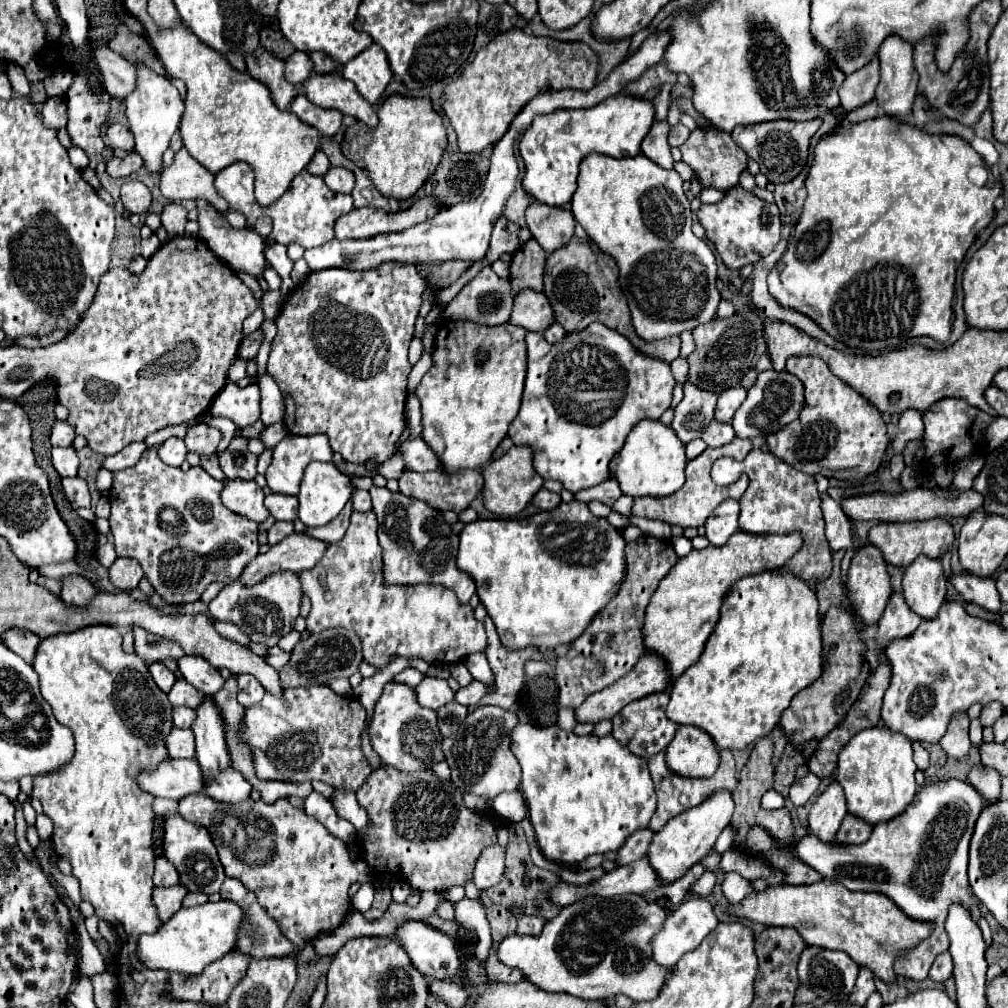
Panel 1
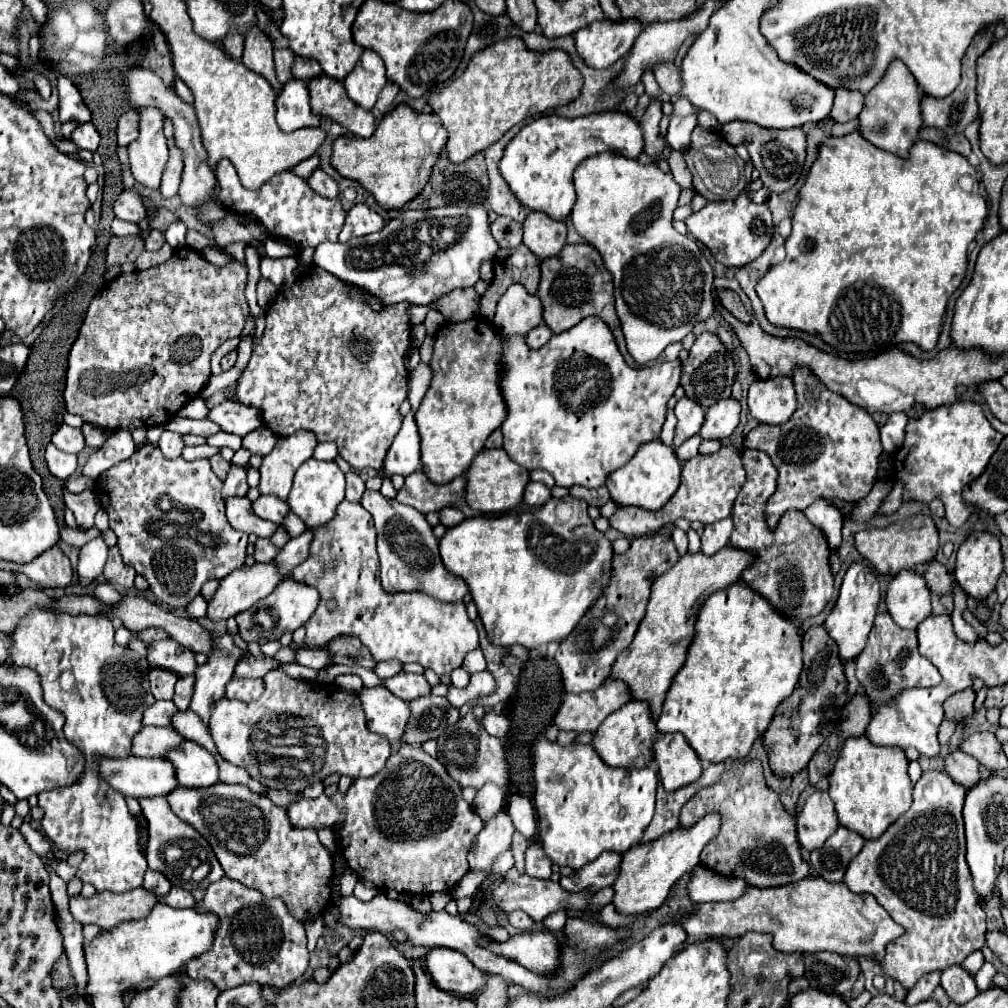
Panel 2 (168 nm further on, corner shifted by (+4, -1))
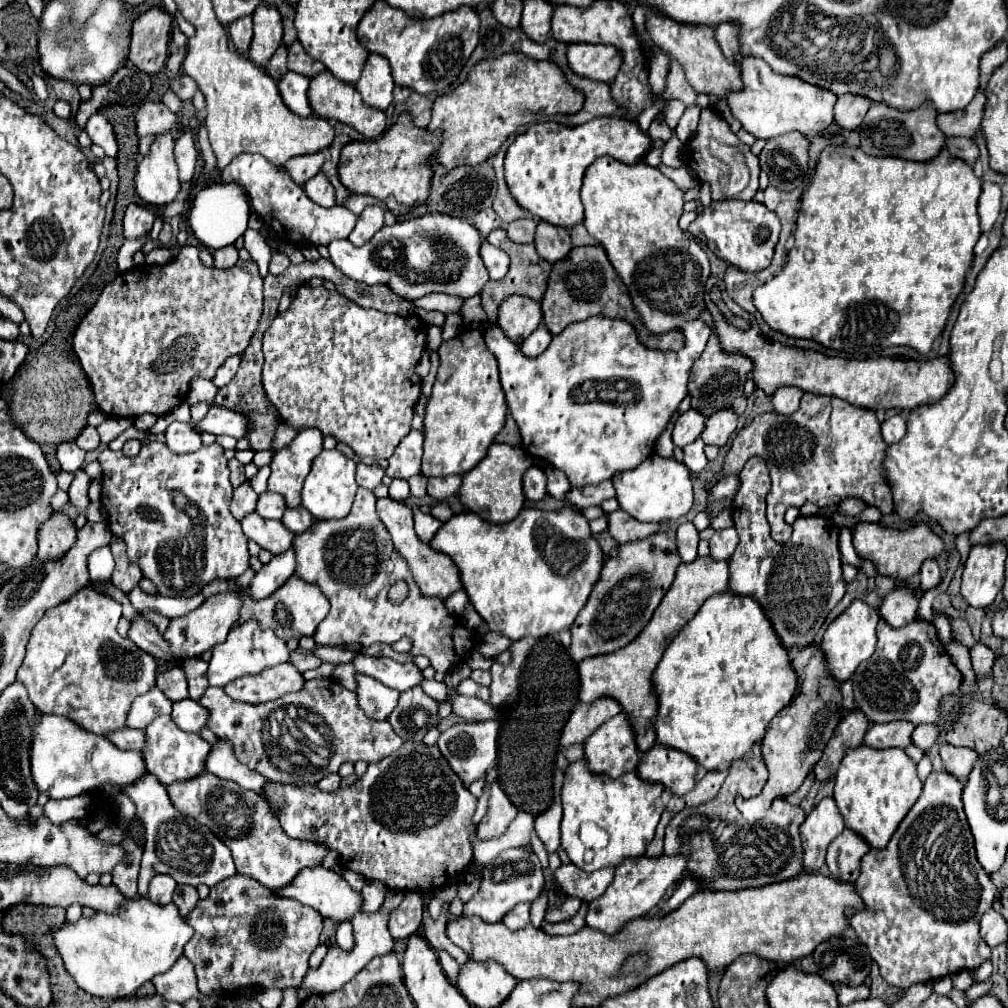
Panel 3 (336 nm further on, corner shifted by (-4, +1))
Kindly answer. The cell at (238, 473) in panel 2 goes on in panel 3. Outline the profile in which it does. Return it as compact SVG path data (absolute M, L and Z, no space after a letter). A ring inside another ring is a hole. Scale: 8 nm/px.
M248 480L242 482L238 488L234 488L234 498L232 498L232 504L230 504L230 510L232 510L234 518L240 520L240 518L244 518L244 514L252 512L254 506L256 506L256 500L258 500L258 496L252 490Z

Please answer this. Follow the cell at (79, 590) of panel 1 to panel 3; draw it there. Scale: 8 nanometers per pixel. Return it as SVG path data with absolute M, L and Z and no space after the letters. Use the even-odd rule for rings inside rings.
M54 512L52 518L40 528L38 538L38 560L60 560L68 554L72 544L76 542L76 528L74 524L60 512Z

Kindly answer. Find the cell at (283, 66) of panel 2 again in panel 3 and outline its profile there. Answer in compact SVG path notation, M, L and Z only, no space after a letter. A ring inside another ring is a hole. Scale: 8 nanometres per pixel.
M280 46L276 52L274 52L274 56L270 58L270 62L268 62L268 74L274 78L274 80L282 80L282 76L288 72L288 68L286 68L286 56L288 56L288 48L286 46Z

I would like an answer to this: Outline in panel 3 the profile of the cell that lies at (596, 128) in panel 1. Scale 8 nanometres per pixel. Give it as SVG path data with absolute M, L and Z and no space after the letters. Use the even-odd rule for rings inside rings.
M600 116L580 126L542 122L530 126L510 144L504 160L506 184L514 200L540 220L572 228L574 224L582 222L584 216L580 202L584 170L598 156L612 156L624 164L638 164L644 160L650 148L652 140L648 134L644 134L634 120L624 116Z

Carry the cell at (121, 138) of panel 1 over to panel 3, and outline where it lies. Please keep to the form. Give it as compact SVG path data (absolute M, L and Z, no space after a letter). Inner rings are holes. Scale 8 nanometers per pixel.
M146 102L136 112L136 134L154 136L156 132L168 132L178 120L162 102Z

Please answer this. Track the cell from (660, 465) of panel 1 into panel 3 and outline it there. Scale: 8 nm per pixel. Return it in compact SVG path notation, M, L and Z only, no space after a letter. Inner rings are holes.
M652 454L634 470L616 474L612 478L612 484L616 488L616 498L620 502L620 508L640 522L662 524L668 520L678 520L692 506L690 470L674 458L662 458L658 454Z

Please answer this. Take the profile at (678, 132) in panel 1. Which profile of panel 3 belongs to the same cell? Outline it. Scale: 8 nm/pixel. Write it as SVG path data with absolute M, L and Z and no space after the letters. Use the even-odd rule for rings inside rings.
M696 104L688 106L686 112L682 114L682 118L680 118L676 130L674 130L682 144L686 144L686 142L690 142L690 140L694 138L694 134L696 134L696 126L698 126L698 120L700 120L700 108L698 108Z

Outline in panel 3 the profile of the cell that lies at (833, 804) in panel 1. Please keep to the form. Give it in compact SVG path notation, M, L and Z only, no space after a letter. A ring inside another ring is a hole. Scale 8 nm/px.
M822 798L800 826L804 846L804 872L812 872L824 864L828 844L844 830L844 818L834 798Z

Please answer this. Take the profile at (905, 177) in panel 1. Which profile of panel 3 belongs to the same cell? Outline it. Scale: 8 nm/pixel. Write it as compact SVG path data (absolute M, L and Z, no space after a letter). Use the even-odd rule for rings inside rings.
M826 146L820 154L814 180L810 188L802 194L802 208L798 212L798 224L794 232L794 246L788 252L788 262L784 270L774 276L770 282L758 286L754 290L754 304L758 312L764 316L770 328L794 336L794 338L808 338L816 340L826 348L844 350L848 354L862 354L868 356L874 352L882 352L888 346L910 346L922 354L928 354L932 350L934 340L940 336L940 332L946 326L946 318L950 314L950 308L956 300L956 296L964 288L966 270L972 264L974 258L974 246L982 234L980 228L980 216L978 216L978 198L980 198L980 184L982 180L974 174L972 166L966 164L960 158L954 158L946 148L940 150L940 154L930 162L912 162L904 158L892 158L892 156L868 156L862 148L852 146Z

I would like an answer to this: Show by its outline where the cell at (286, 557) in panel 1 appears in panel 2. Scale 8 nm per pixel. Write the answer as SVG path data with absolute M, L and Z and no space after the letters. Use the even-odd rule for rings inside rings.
M268 562L268 564L254 564L252 568L248 566L242 566L238 570L234 570L232 574L228 574L224 580L220 580L220 586L214 594L214 598L208 602L208 612L206 616L210 620L228 620L228 618L234 618L236 614L248 610L256 600L268 596L282 580L284 576L278 574L278 568L274 562Z

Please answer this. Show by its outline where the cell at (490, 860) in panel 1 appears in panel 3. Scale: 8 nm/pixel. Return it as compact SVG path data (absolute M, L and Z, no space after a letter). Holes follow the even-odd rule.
M498 784L492 786L492 796L490 796L488 808L490 808L488 814L478 824L478 840L500 838L518 814L518 808L510 802L510 798L504 794L504 790Z

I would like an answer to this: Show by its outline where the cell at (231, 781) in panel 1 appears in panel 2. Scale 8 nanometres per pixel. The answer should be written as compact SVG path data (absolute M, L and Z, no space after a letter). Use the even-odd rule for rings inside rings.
M182 742L178 748L168 750L164 758L176 768L178 786L208 788L218 782L218 766L212 754L194 742Z

